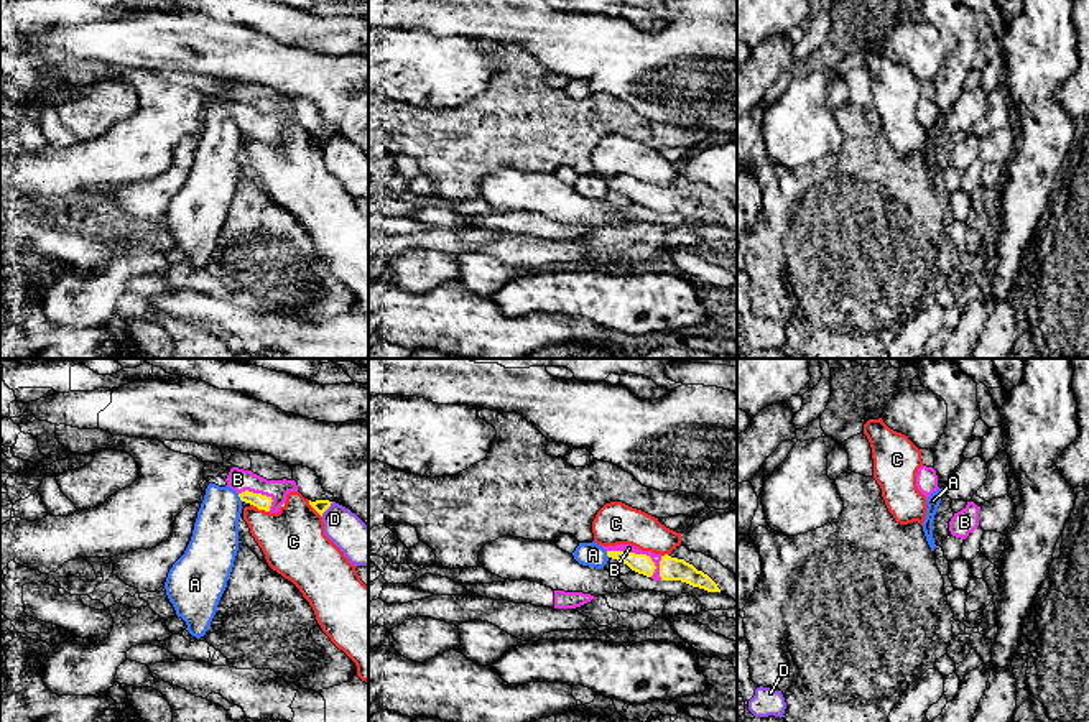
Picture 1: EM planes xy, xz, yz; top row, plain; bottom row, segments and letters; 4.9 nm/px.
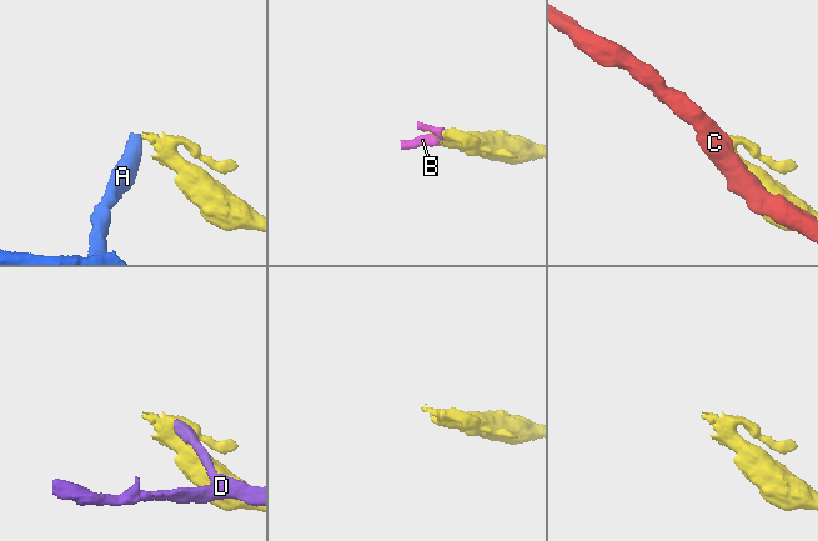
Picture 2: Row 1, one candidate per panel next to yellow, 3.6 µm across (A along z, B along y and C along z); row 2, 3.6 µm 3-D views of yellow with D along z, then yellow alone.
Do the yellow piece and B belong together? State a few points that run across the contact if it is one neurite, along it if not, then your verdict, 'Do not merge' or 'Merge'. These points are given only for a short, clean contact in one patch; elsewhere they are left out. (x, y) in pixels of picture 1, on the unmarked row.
Merge

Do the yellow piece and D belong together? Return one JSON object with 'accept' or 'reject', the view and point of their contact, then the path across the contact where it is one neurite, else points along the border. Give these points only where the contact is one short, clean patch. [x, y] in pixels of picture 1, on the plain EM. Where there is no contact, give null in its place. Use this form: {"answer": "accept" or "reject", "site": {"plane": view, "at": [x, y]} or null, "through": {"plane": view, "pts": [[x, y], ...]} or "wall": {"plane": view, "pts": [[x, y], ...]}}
{"answer": "reject", "site": {"plane": "xy", "at": [328, 138]}, "wall": {"plane": "xy", "pts": [[333, 134], [321, 147]]}}

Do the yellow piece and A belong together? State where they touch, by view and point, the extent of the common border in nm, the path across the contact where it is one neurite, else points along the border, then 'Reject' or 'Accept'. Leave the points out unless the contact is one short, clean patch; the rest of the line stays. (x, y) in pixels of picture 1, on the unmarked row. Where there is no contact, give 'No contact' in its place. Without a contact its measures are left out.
Touches yellow at xy (239, 127). Shared border 50 nm. Boundary: xy (237, 125), (242, 132). Reject

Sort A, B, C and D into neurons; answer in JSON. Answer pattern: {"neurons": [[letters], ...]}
{"neurons": [["A"], ["B"], ["C"], ["D"]]}

